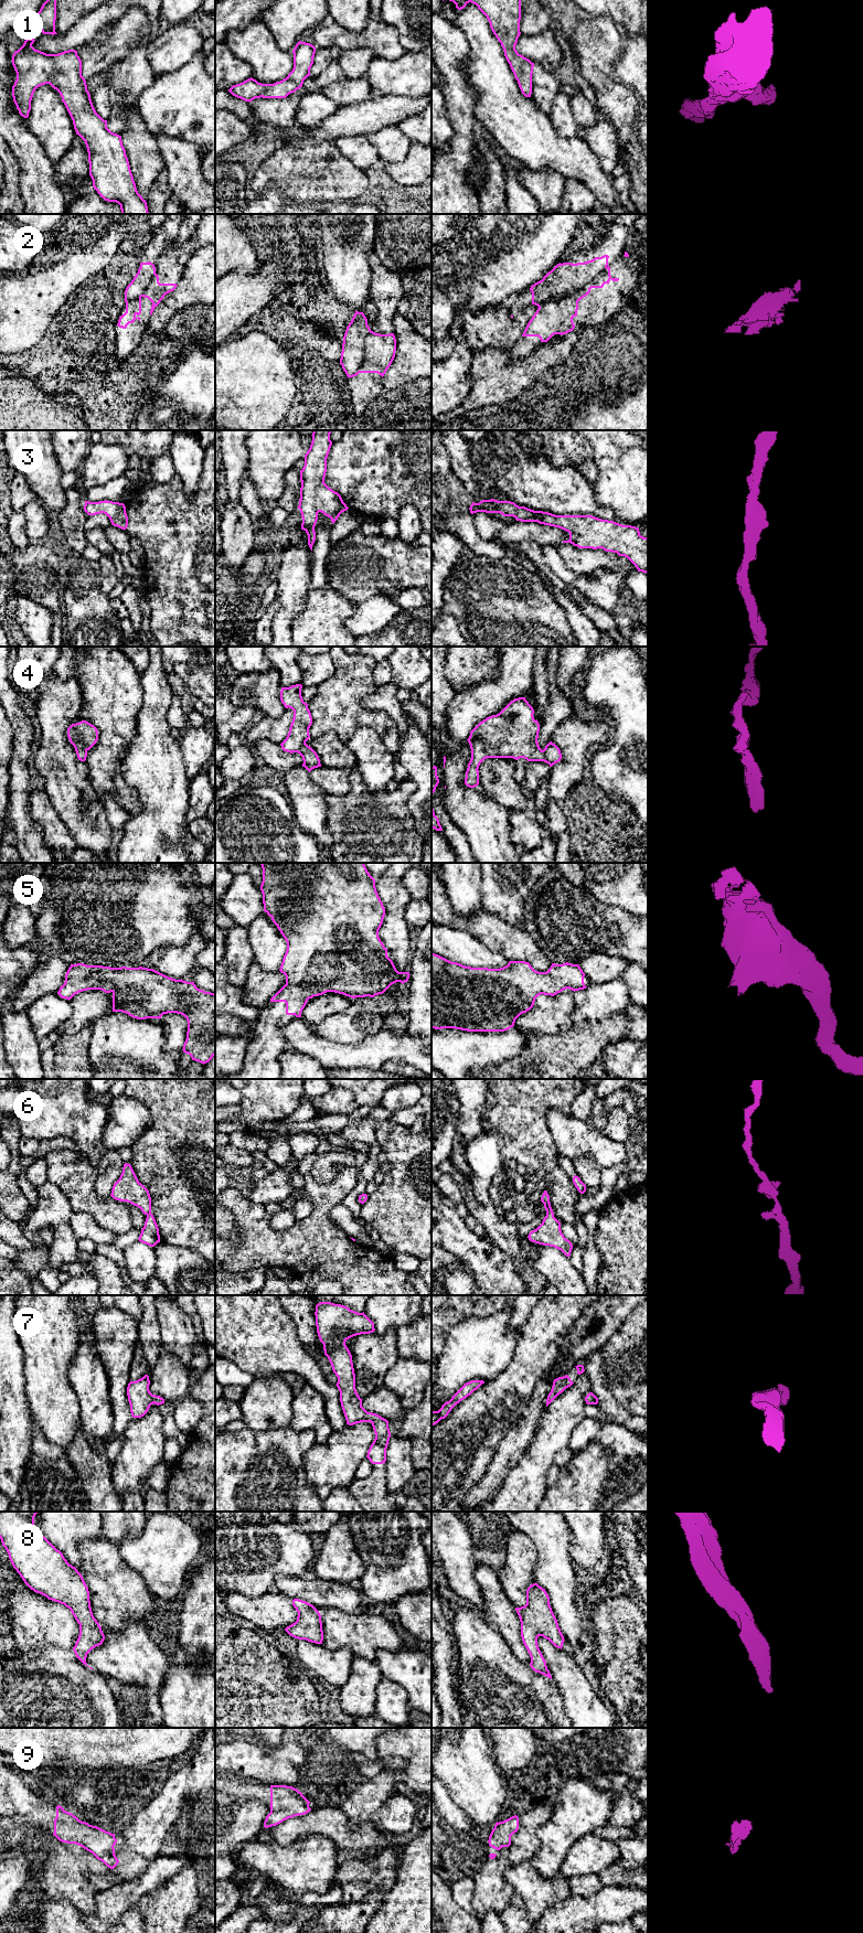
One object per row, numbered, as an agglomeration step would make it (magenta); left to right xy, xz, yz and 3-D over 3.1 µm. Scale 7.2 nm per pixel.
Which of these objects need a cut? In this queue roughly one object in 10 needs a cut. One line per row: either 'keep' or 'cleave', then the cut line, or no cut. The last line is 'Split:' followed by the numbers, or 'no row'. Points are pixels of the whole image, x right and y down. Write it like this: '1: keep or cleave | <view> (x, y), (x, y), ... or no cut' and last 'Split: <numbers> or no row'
1: keep | no cut
2: cleave | yz (606, 266), (577, 291), (572, 295), (552, 297), (539, 307)
3: keep | no cut
4: keep | no cut
5: keep | no cut
6: keep | no cut
7: keep | no cut
8: keep | no cut
9: keep | no cut
Split: 2

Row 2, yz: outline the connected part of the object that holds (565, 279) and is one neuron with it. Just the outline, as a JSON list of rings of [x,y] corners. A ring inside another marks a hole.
[[[608,255],[585,263],[557,264],[542,280],[531,286],[532,305],[540,307],[560,296],[573,296],[600,275],[608,266]]]

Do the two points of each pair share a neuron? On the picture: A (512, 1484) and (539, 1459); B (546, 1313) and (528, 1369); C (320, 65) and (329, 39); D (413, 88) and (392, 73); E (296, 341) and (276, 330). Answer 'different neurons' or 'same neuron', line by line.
A: same neuron
B: same neuron
C: different neurons
D: same neuron
E: same neuron

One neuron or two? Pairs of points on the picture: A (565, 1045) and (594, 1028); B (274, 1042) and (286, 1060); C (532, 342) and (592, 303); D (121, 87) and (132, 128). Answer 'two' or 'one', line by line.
A: one
B: two
C: one
D: two

